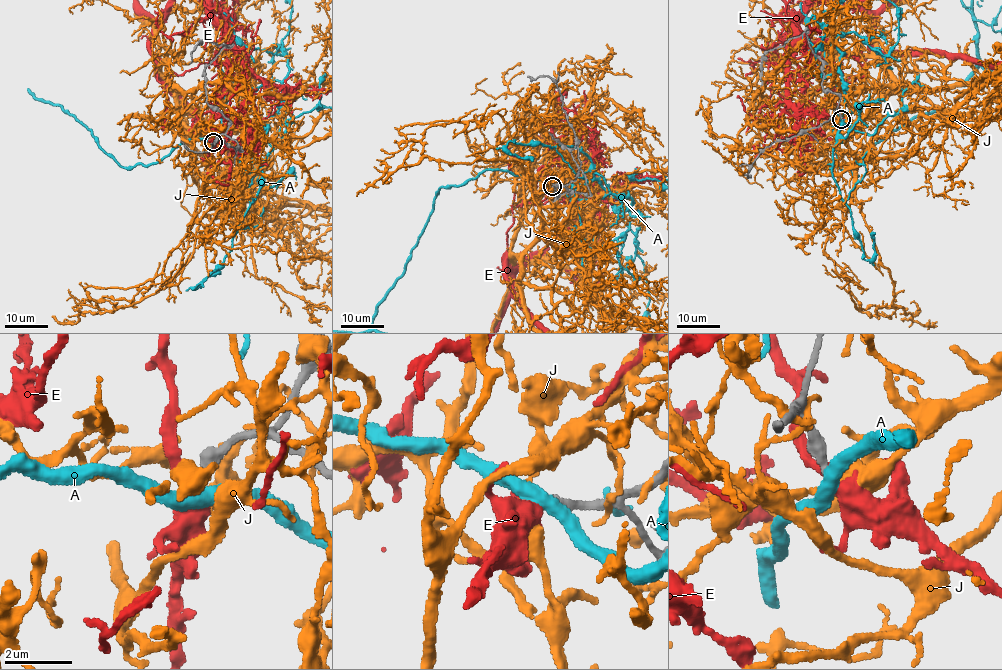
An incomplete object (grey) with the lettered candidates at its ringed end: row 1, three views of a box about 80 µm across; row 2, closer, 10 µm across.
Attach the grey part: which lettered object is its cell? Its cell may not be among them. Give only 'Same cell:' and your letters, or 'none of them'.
Same cell: none of them

